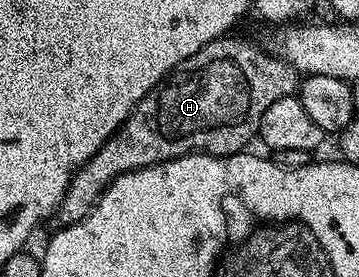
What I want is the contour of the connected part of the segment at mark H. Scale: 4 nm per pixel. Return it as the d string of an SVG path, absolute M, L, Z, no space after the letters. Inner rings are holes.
M227 36L224 38L217 38L214 42L209 42L204 48L200 48L200 52L196 52L192 56L188 56L188 60L183 62L182 65L174 67L169 74L166 75L162 81L158 82L147 92L144 100L140 100L140 104L134 106L134 110L123 122L122 126L112 137L102 145L97 152L95 152L81 168L78 173L73 175L70 180L70 187L66 189L65 196L62 197L62 204L58 207L56 214L57 217L62 217L63 223L69 224L71 222L79 222L81 218L87 218L90 214L90 209L98 203L98 197L108 189L109 186L120 177L121 174L127 174L133 170L143 170L149 166L155 166L161 162L167 162L173 158L182 158L185 154L212 154L215 156L225 156L228 154L240 154L247 149L246 146L250 141L255 141L258 125L260 124L260 116L264 116L264 112L268 108L268 104L272 104L281 98L289 98L298 89L300 75L298 71L293 70L290 65L285 62L283 58L278 57L277 54L271 52L269 49L263 48L261 50L258 46L253 46L250 42L241 42L240 39L234 38L235 36Z

